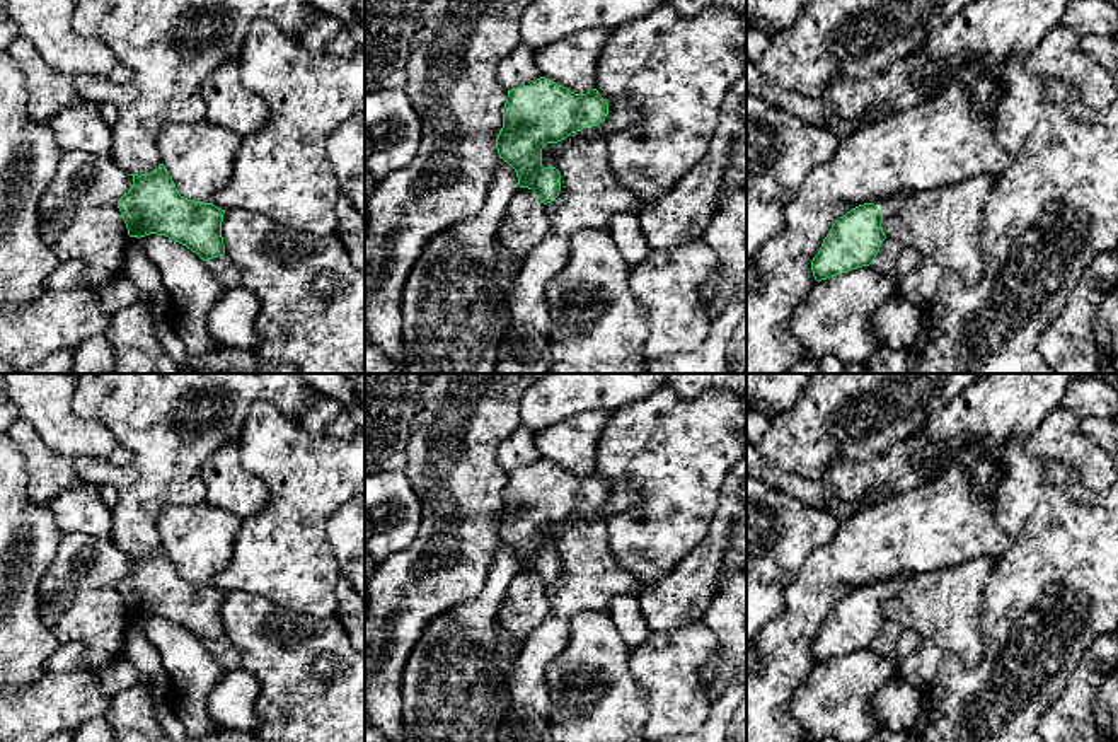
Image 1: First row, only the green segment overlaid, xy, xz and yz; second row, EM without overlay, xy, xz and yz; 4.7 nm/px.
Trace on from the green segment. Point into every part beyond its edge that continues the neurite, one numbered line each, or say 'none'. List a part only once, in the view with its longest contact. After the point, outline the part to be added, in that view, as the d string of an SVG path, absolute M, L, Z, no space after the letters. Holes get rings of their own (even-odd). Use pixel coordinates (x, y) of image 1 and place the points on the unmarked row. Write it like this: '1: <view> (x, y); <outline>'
1: xz (551, 534); M561 522L557 525L547 525L542 530L542 548L544 549L556 549L556 544L557 544L557 541L559 541L564 529L566 529L564 522Z

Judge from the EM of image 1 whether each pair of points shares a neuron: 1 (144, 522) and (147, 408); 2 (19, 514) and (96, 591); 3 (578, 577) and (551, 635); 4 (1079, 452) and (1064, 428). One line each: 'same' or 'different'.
1: same
2: different
3: same
4: same

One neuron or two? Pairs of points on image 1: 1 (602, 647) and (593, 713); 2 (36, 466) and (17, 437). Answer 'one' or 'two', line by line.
1: one
2: one

